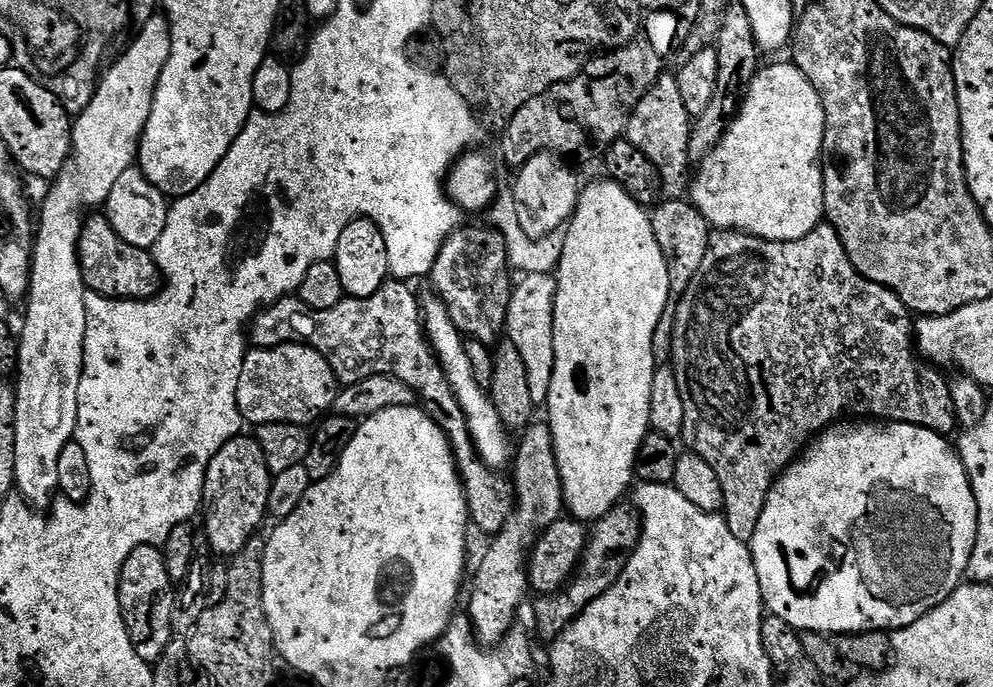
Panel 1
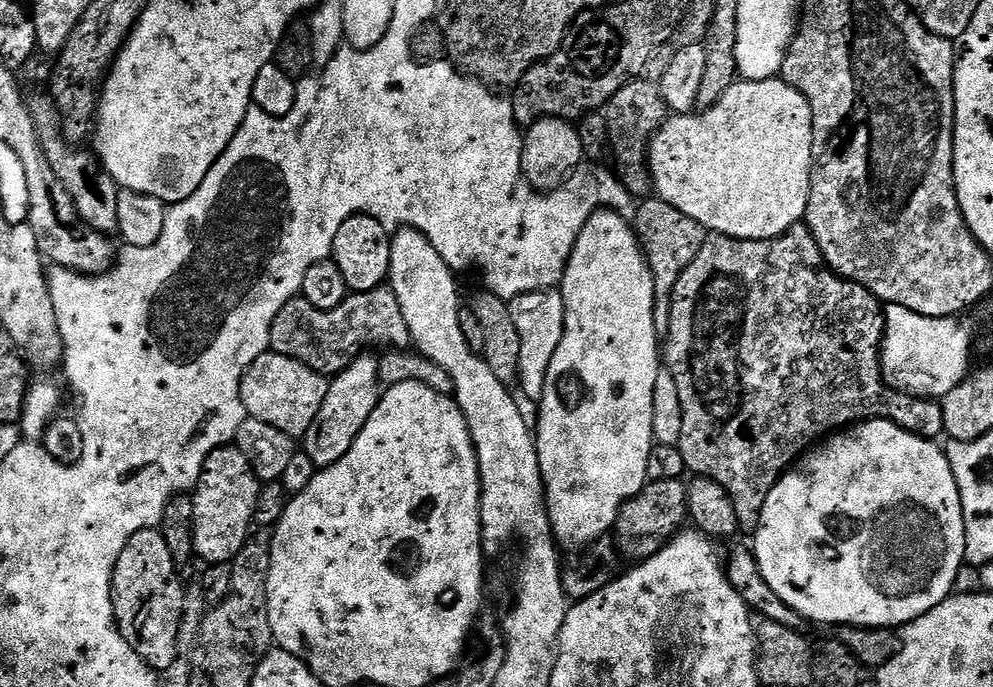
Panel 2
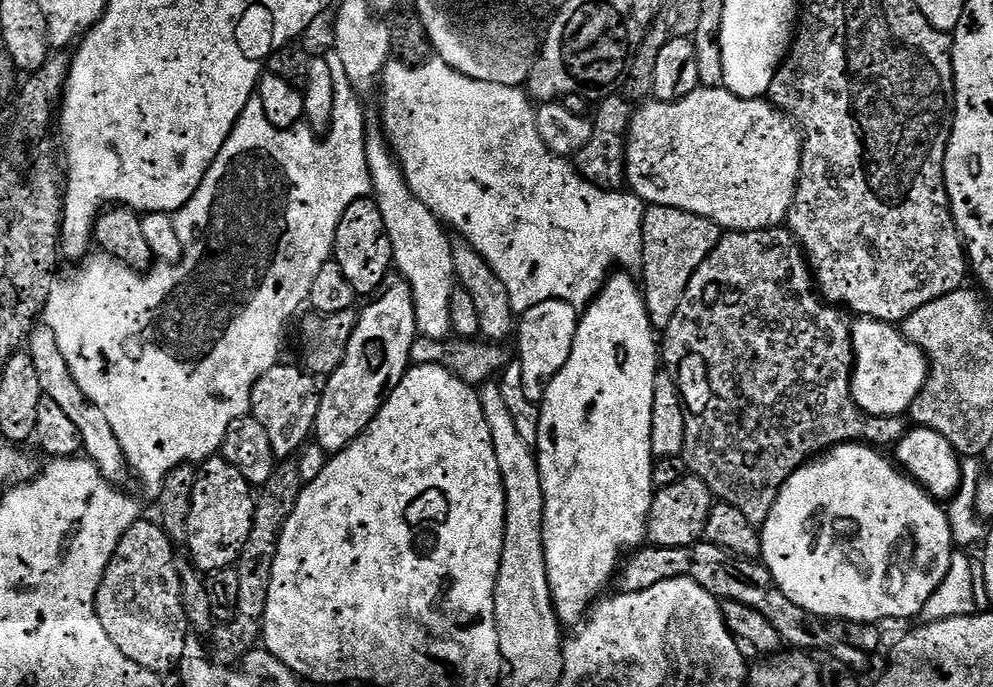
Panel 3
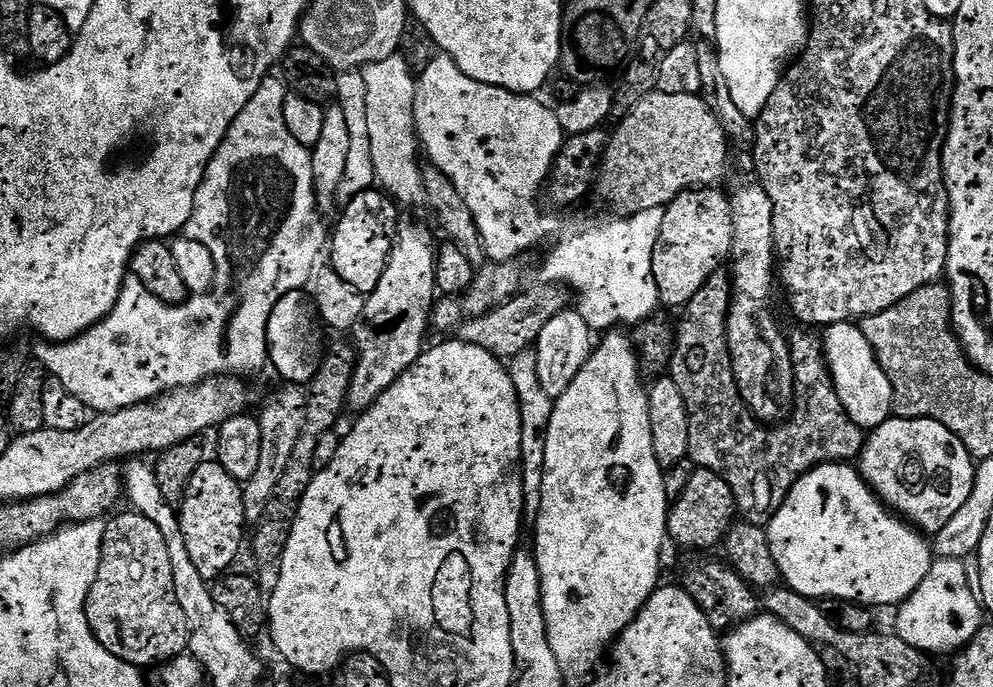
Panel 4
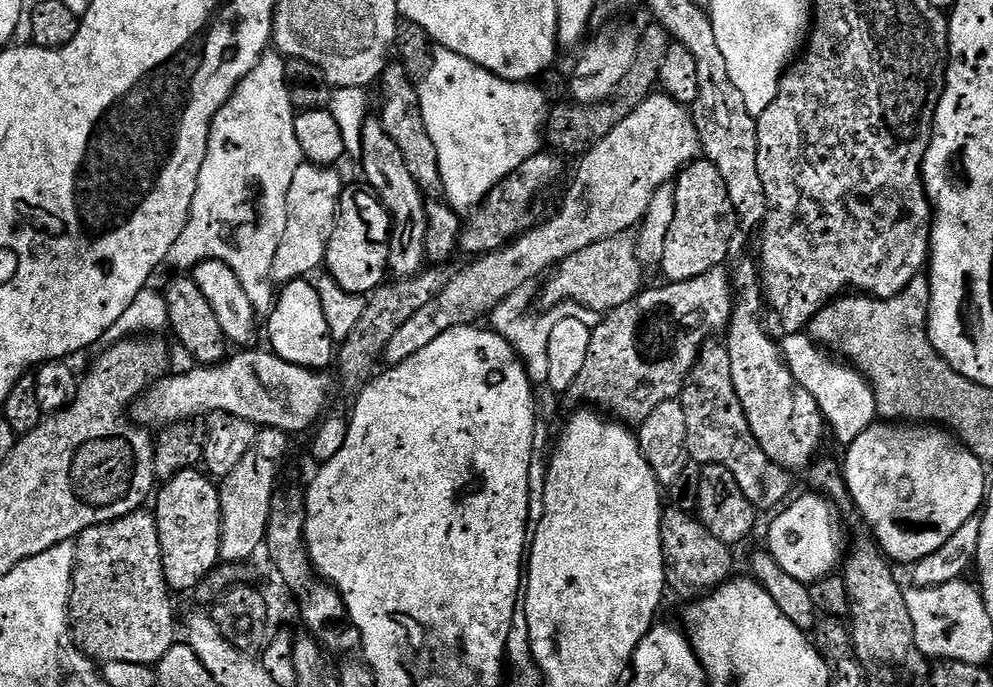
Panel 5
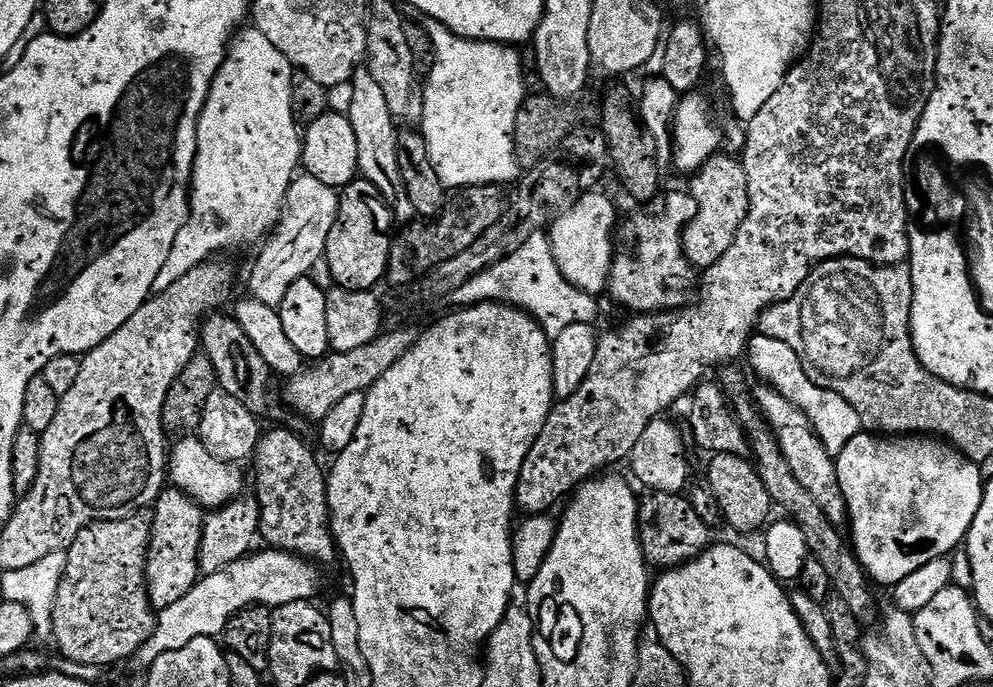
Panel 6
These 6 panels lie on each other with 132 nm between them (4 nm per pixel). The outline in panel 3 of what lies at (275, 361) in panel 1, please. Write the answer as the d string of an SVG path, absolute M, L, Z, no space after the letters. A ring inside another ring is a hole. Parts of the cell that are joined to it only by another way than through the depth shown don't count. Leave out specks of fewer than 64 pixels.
M277 363L275 368L258 378L252 388L251 415L255 416L258 422L262 422L266 434L270 434L270 446L276 457L292 458L305 447L306 441L313 435L320 392L317 381L303 367L291 368L284 363Z

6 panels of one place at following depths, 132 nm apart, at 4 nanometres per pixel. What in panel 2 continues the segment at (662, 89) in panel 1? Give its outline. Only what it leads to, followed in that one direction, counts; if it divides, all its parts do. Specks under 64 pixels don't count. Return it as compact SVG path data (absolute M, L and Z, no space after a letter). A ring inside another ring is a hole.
M648 78L631 80L618 94L610 98L606 105L608 112L608 138L612 142L612 152L616 155L615 171L626 190L637 201L643 202L653 195L652 171L649 168L648 148L656 136L656 131L664 125L670 113L659 83L648 81Z

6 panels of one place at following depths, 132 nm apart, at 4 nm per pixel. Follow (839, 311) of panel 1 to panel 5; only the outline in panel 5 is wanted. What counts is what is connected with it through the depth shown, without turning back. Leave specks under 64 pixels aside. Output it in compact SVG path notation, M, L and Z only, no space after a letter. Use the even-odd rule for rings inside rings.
M709 343L701 351L700 359L684 385L682 403L686 410L688 455L697 465L717 464L730 470L749 500L756 502L761 496L765 506L772 508L787 494L788 488L780 484L775 471L768 472L770 461L766 454L760 449L756 439L751 434L746 434L744 411L734 390L728 349L723 343L716 343ZM760 488L764 489L760 492Z

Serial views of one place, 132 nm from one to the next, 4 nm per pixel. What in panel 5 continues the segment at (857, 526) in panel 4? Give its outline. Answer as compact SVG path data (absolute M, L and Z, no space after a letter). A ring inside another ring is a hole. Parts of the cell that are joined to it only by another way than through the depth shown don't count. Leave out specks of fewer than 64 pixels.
M823 495L800 496L768 528L767 551L790 574L811 586L823 576L833 575L832 568L841 559L840 536L836 533L836 516L833 505Z

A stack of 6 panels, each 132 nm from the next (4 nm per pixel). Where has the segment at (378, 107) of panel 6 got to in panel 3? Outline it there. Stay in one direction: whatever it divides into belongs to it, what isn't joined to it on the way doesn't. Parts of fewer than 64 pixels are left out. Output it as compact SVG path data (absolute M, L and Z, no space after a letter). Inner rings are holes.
M403 282L391 284L368 302L373 304L366 305L364 313L361 311L357 315L346 354L338 370L327 377L325 384L328 385L325 388L323 385L320 392L314 440L326 453L335 454L350 447L368 429L384 405L384 399L398 382L402 382L412 364L410 350L418 335L412 294Z

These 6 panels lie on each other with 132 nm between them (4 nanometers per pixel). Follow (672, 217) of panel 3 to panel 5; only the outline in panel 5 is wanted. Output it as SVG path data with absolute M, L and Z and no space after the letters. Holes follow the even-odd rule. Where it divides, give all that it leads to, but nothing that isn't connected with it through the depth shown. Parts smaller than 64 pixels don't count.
M697 158L684 169L682 181L682 204L674 212L674 222L670 225L669 233L664 239L664 248L658 253L660 268L664 271L664 280L677 284L686 282L690 278L698 278L706 274L711 268L721 267L728 256L728 239L732 236L732 224L728 221L730 205L728 203L728 191L726 182L722 182L722 174L718 174L718 166L714 166L709 160Z

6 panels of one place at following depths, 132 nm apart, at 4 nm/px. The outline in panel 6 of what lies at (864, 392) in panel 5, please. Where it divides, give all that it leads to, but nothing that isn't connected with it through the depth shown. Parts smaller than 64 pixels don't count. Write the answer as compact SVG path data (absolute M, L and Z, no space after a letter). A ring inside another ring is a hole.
M753 335L748 341L746 360L752 363L752 368L761 376L763 383L772 388L778 394L804 412L806 418L812 424L812 428L818 434L822 446L833 458L839 456L842 450L850 442L850 438L861 435L862 425L858 414L838 394L834 394L825 388L819 388L814 382L810 382L808 369L804 367L804 361L794 350L790 350L788 344L778 342L769 336Z

